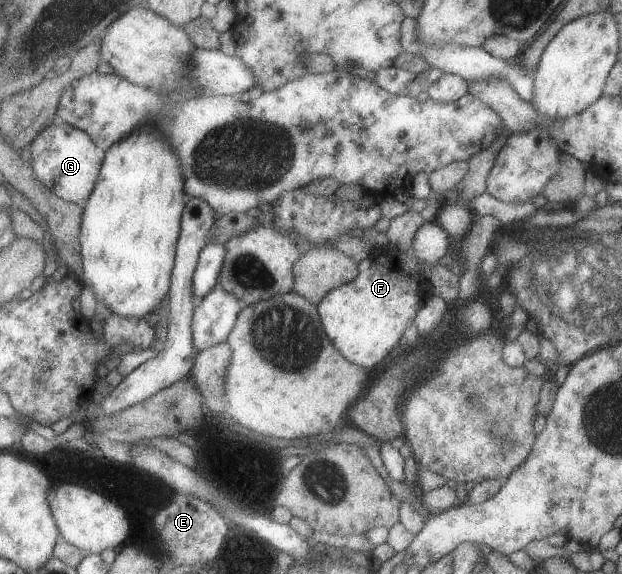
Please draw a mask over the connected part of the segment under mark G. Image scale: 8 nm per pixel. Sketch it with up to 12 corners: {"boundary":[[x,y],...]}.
{"boundary":[[68,122],[32,142],[38,179],[87,202],[104,165],[88,132]]}

